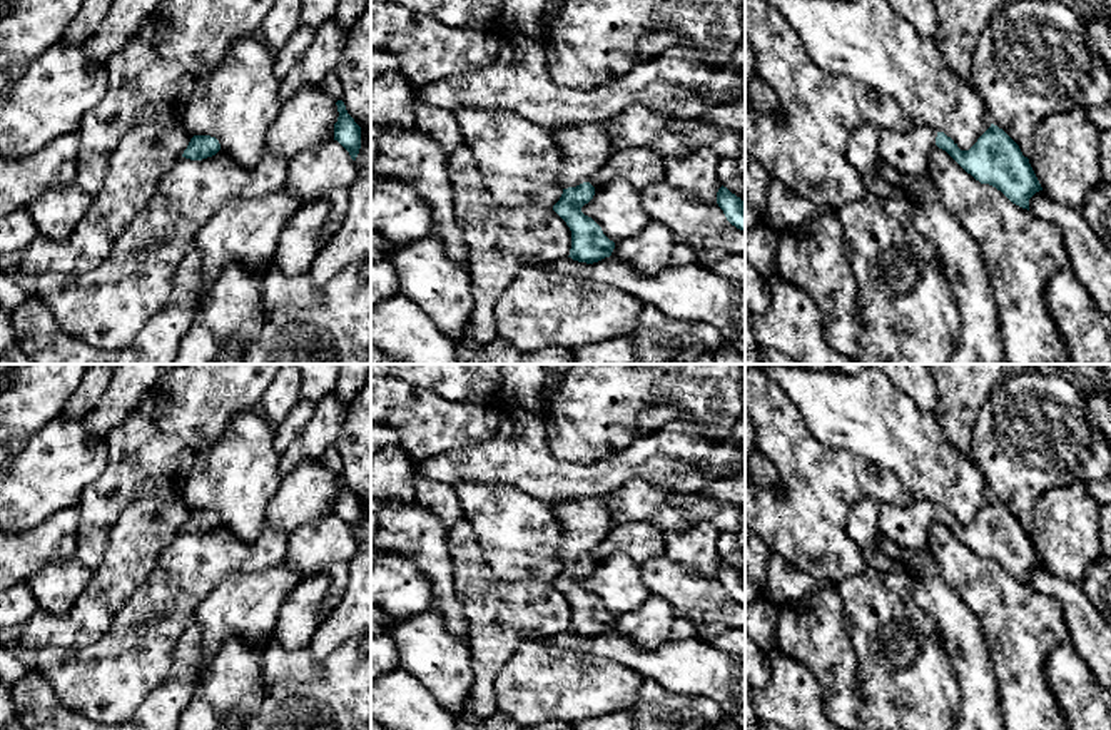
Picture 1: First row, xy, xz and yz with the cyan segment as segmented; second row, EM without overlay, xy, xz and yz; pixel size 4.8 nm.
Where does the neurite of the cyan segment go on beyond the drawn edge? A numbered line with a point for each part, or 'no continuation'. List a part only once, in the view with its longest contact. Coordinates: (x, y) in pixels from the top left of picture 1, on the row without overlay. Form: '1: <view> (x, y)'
1: xz (585, 522)

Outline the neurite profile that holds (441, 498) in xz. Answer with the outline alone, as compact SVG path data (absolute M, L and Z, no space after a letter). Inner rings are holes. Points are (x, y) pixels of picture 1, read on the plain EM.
M416 478L413 503L431 509L441 520L446 530L453 528L463 518L456 486L439 483L433 478Z

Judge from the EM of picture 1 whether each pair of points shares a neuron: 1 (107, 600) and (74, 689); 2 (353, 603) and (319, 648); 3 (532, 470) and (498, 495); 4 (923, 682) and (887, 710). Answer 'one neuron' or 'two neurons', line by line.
1: two neurons
2: one neuron
3: two neurons
4: one neuron

